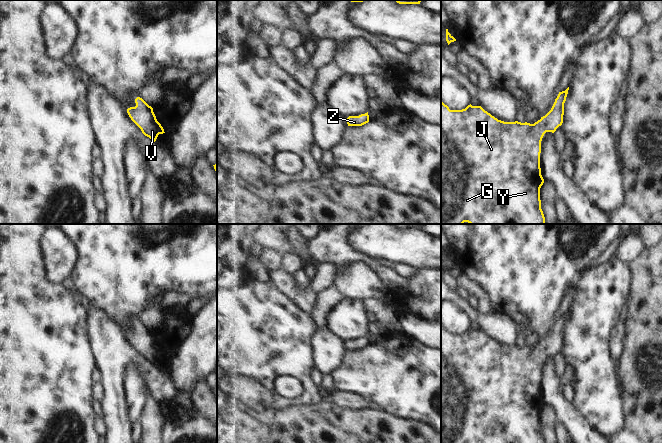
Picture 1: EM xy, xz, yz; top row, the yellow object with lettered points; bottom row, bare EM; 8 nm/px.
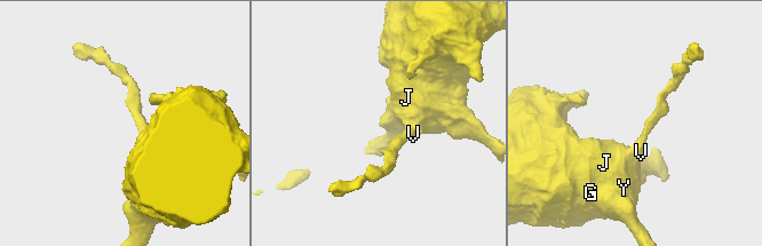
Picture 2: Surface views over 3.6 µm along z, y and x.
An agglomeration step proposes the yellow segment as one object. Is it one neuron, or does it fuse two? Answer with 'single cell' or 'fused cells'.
single cell

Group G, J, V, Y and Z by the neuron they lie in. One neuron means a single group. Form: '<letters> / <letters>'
G J V Y Z

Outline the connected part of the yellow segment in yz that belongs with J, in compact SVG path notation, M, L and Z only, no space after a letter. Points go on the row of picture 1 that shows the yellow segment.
M569 87L559 92L551 110L534 124L504 122L498 120L481 106L468 105L462 110L450 110L441 101L441 224L545 224L545 217L541 209L540 188L544 183L540 168L541 141L546 132L554 133L563 123L564 103Z

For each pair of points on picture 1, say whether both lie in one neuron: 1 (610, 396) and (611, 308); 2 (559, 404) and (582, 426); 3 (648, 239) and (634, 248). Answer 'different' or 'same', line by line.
1: same
2: same
3: different

